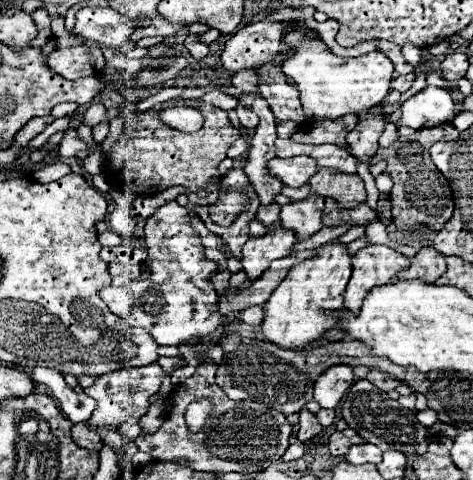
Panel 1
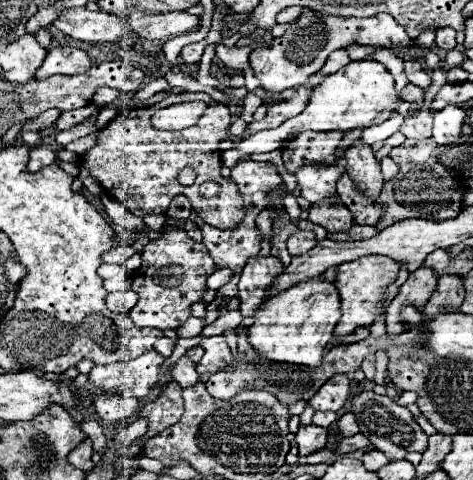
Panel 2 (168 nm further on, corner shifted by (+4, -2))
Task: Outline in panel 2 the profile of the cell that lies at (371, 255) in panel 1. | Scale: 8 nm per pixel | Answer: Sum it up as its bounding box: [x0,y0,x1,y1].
[334,256,400,336]

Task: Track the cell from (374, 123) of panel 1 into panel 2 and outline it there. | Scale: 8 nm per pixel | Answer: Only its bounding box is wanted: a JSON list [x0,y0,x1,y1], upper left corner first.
[344,140,384,200]

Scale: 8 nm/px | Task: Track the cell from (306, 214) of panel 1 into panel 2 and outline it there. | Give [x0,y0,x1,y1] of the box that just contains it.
[288,230,316,256]

